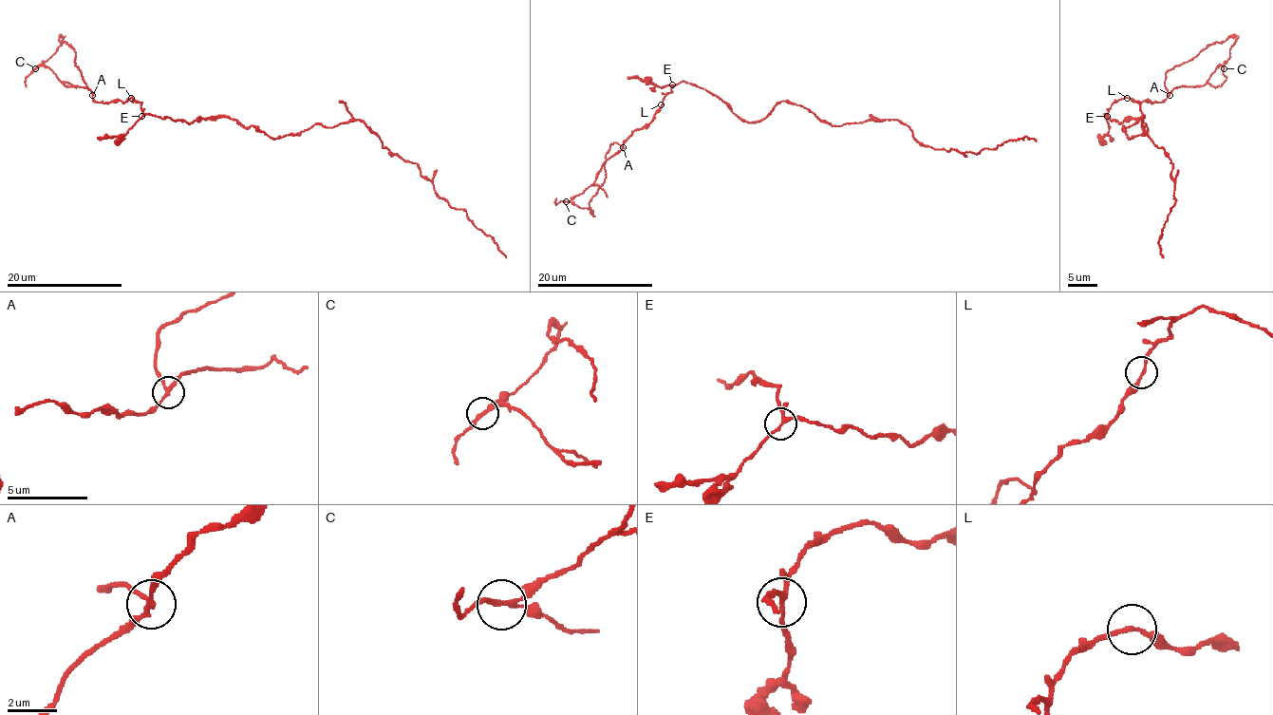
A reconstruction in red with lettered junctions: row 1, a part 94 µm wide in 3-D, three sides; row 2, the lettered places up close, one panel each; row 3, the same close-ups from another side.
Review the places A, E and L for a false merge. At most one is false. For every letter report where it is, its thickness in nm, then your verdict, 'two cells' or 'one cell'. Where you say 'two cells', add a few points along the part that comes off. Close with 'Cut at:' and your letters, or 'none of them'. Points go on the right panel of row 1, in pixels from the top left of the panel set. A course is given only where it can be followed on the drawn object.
A: at (1170, 95); 170 nm thick; two cells; foreign part runs (1169, 94), (1173, 88), (1183, 85), (1204, 85), (1229, 57), (1229, 49), (1238, 35)
E: at (1107, 116); 160 nm thick; one cell
L: at (1127, 98); 170 nm thick; one cell
Cut at: A

